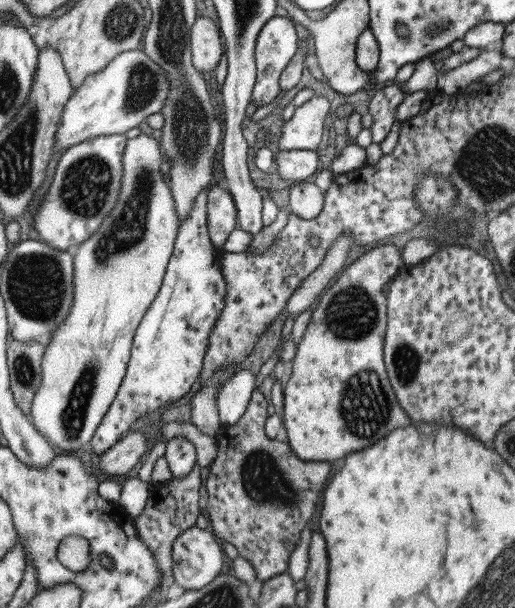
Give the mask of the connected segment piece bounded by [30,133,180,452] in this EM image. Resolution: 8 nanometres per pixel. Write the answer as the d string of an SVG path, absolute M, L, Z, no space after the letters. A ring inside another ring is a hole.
M142 133L136 136L136 138L132 138L132 140L127 140L124 155L122 155L124 174L122 175L122 187L120 187L120 193L118 193L118 201L116 201L116 205L114 205L114 210L110 211L110 214L104 218L100 228L98 228L90 238L80 243L78 247L76 256L73 258L74 304L72 304L72 308L70 308L70 314L68 314L66 322L60 324L60 328L52 334L52 338L50 338L50 342L46 344L44 354L42 354L42 382L40 382L40 386L38 386L38 390L36 390L32 404L30 404L30 420L34 427L38 429L40 435L44 435L44 437L48 435L50 438L48 442L50 442L54 448L58 448L58 450L62 450L63 452L75 452L79 448L82 448L84 444L88 444L88 442L92 440L96 429L101 425L104 415L106 415L110 405L113 403L122 379L126 374L126 367L130 360L136 329L144 313L146 313L162 286L163 277L166 275L167 264L174 250L180 224L178 224L178 211L176 211L176 203L174 203L174 197L172 197L172 189L170 189L170 185L168 185L169 181L166 180L167 174L162 172L162 164L164 164L165 158L160 144L161 142L159 140L154 140L152 136Z

